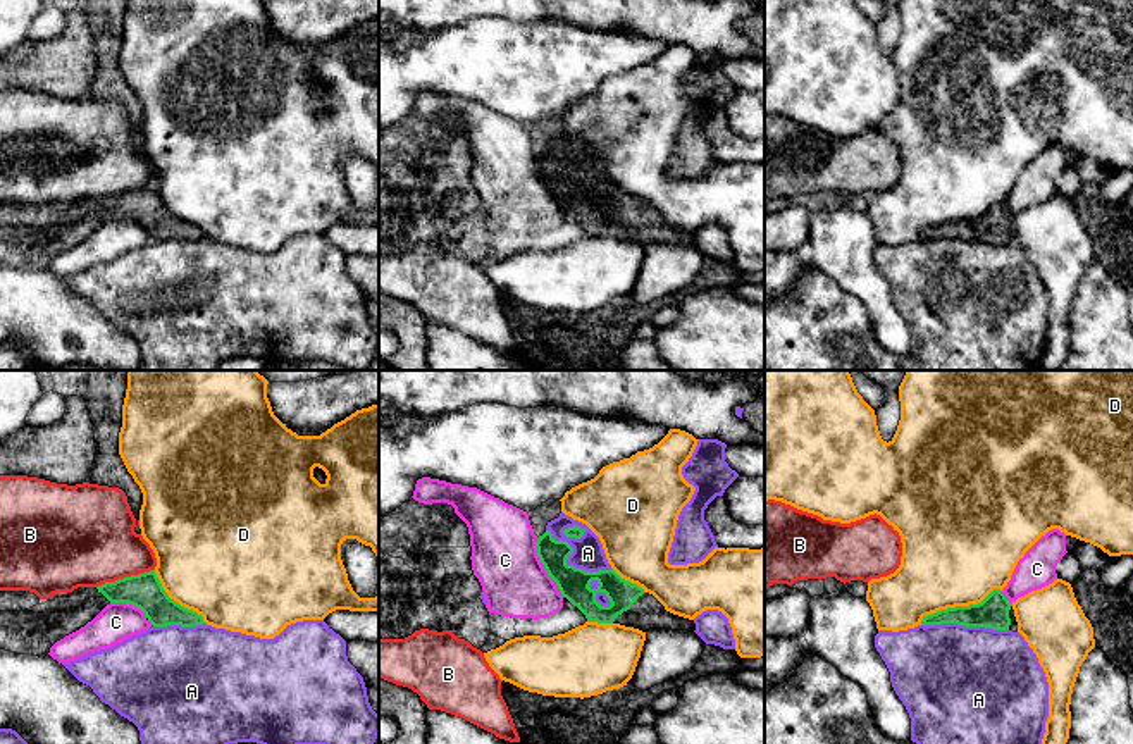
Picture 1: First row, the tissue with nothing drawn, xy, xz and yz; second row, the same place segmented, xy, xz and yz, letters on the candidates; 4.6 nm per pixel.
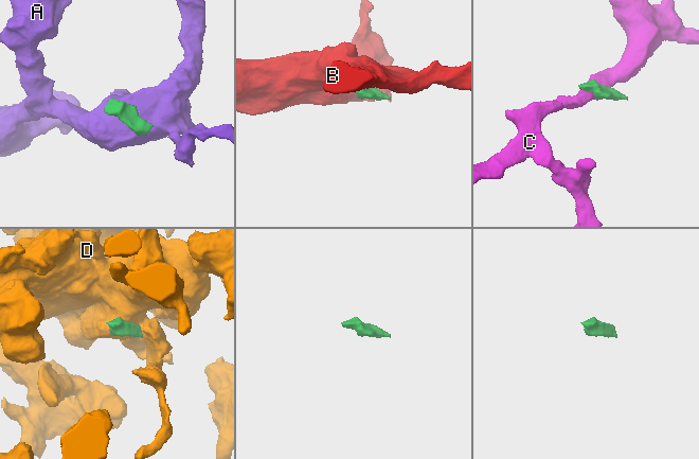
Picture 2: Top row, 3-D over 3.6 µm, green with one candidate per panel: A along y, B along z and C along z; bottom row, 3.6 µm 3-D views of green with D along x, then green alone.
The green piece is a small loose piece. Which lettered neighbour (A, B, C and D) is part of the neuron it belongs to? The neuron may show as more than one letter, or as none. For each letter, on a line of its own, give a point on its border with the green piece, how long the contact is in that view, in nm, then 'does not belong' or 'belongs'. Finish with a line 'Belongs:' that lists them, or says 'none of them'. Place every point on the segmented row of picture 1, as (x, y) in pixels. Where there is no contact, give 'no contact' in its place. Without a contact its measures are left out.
A: meets green in xz at (570, 565); contact 360 nm long; does not belong
B: meets green in xy at (124, 577); contact 280 nm long; does not belong
C: meets green in xy at (130, 603); contact 190 nm long; does not belong
D: meets green in yz at (959, 607); contact 420 nm long; does not belong
Belongs: none of them

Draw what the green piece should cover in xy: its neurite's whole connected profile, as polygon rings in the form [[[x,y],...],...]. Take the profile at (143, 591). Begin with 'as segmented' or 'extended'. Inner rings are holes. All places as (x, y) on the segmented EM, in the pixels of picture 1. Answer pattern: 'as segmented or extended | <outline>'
as segmented | [[[155,570],[105,582],[96,587],[110,603],[126,603],[139,608],[153,627],[203,625],[203,617],[169,598]]]

